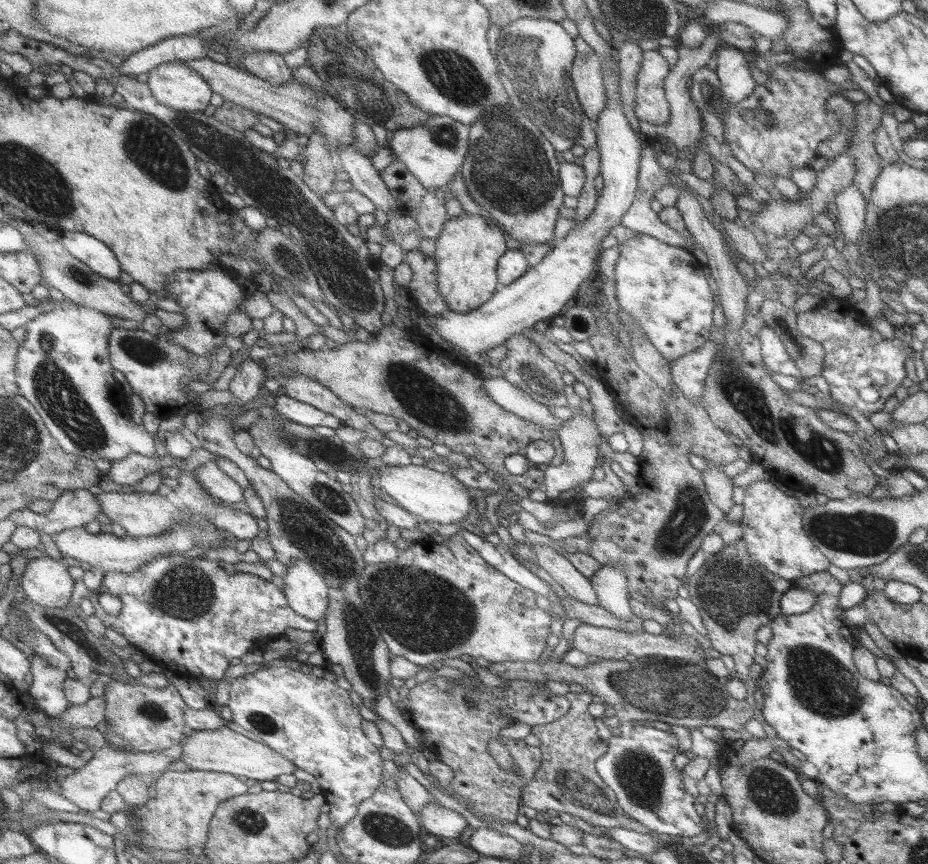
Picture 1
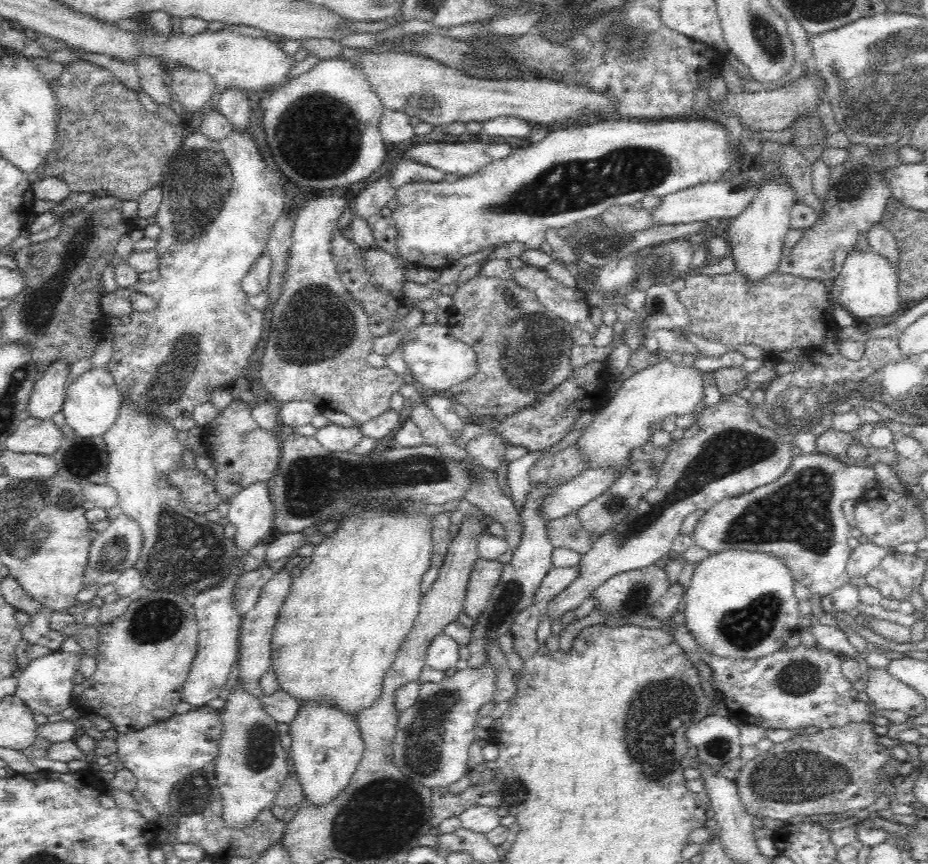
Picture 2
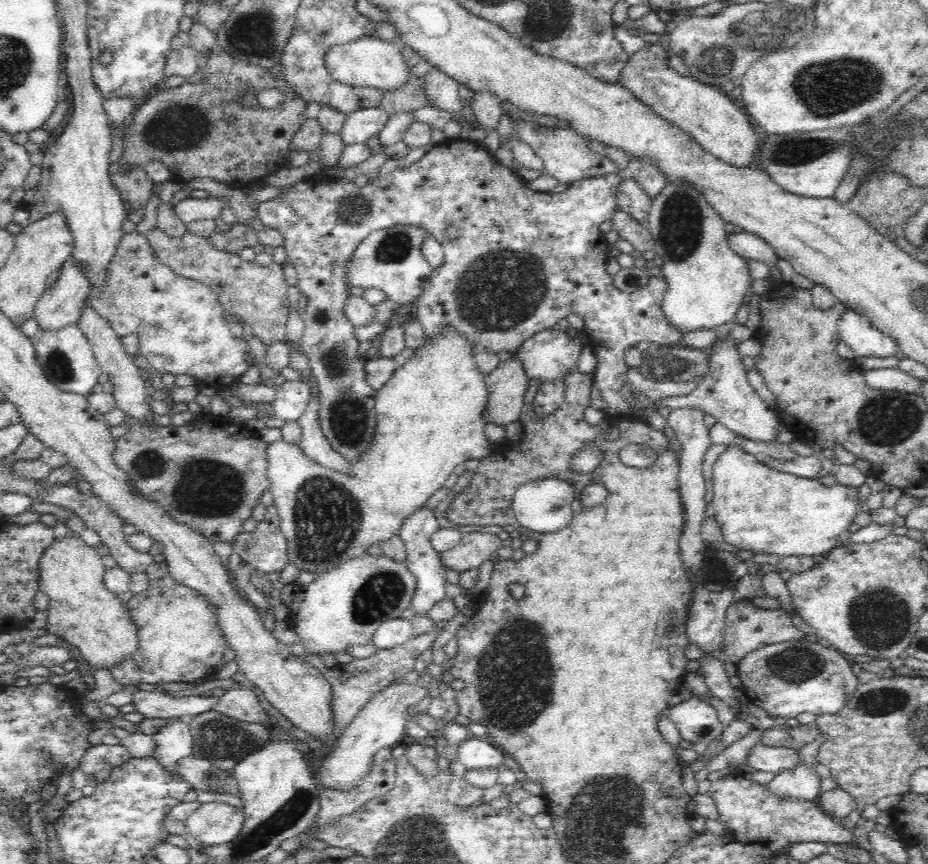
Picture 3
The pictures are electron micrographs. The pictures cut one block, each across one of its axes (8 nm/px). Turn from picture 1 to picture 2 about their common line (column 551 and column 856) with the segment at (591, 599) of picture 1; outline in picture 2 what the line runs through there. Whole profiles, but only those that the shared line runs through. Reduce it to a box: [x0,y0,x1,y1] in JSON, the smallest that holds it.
[845,541,887,580]

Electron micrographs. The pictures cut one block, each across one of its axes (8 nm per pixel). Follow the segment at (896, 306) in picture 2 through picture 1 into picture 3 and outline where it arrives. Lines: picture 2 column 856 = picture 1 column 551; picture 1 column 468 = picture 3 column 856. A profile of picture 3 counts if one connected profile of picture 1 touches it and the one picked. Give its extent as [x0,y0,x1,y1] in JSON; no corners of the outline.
[838,309,898,358]

